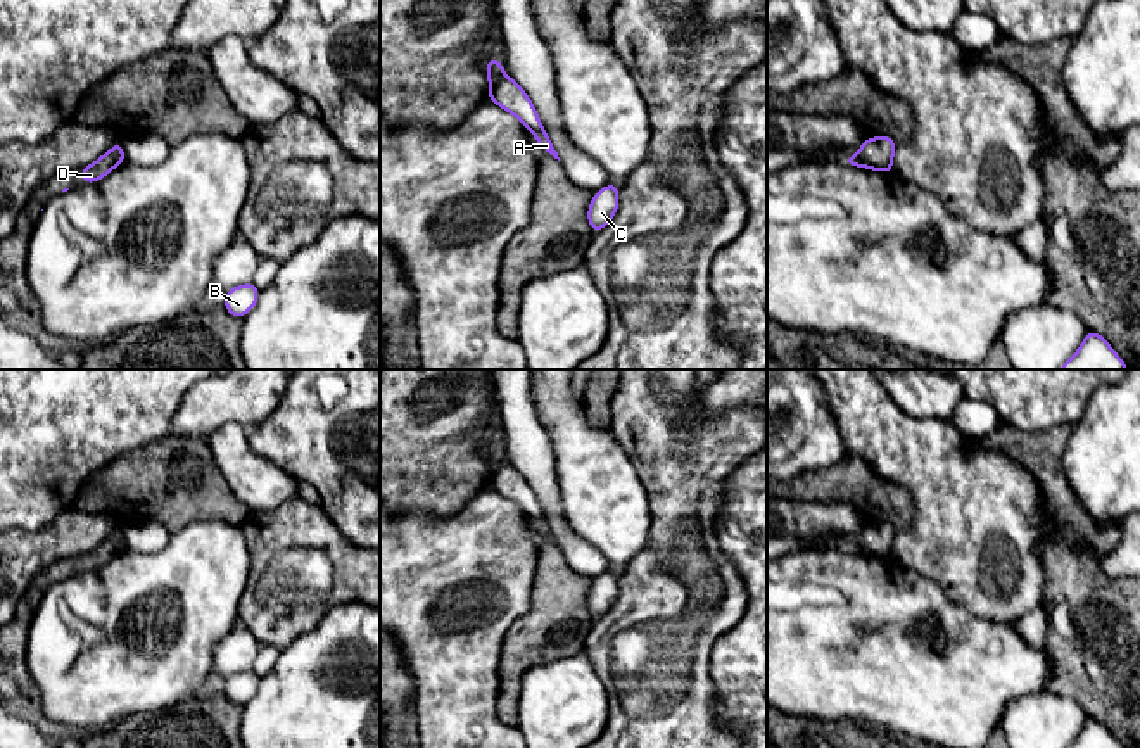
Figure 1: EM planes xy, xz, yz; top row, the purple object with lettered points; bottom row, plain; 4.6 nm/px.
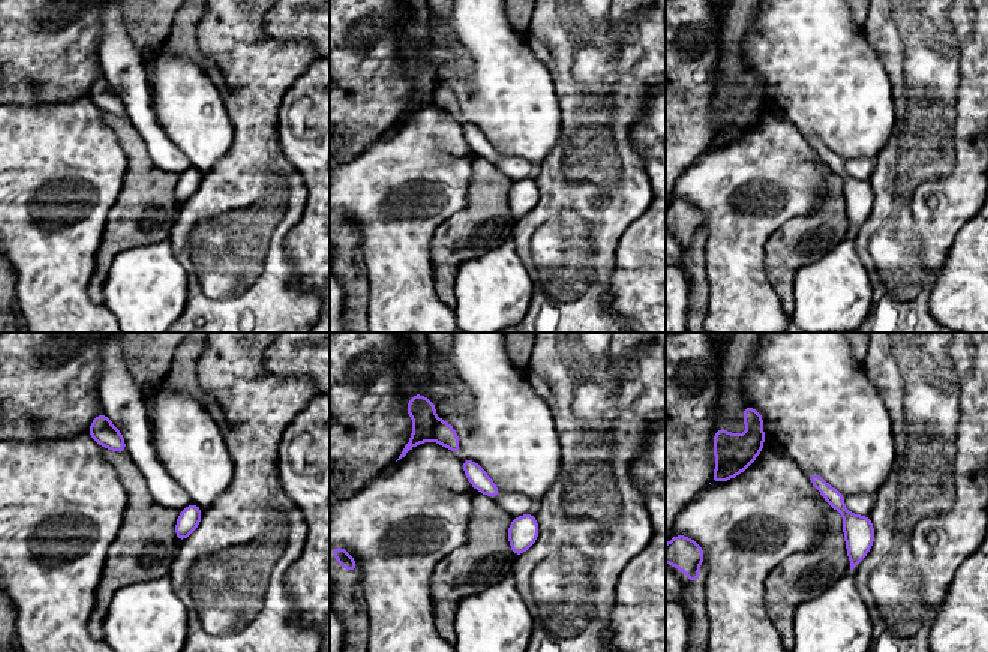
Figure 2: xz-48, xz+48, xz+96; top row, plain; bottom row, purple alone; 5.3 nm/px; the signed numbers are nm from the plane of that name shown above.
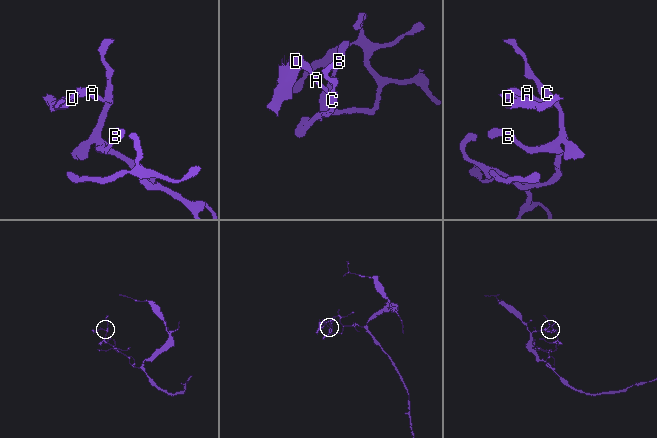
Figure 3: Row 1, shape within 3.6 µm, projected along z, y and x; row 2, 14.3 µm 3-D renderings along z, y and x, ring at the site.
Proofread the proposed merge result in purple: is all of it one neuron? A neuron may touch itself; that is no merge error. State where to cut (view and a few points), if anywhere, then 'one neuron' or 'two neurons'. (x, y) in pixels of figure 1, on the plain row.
xz (505, 462), (487, 484) | two neurons

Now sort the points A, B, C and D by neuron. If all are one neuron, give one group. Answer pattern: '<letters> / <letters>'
A B C / D

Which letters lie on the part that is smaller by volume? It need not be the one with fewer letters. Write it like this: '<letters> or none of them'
D

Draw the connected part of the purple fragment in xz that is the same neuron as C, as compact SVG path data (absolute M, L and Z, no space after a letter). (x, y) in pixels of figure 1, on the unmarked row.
M610 570L594 580L587 596L587 608L592 620L605 615L618 598L618 572Z

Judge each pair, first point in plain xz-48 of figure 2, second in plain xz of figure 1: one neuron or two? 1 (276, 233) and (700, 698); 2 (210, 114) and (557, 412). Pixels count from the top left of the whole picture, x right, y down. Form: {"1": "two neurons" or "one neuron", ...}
{"1": "one neuron", "2": "one neuron"}

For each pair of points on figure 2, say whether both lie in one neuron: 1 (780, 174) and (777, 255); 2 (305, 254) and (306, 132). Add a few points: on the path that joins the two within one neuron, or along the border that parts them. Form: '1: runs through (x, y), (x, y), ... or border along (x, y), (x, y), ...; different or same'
1: border along (810, 212), (789, 218), (769, 237), (765, 261); different
2: runs through (314, 224), (314, 162); same

